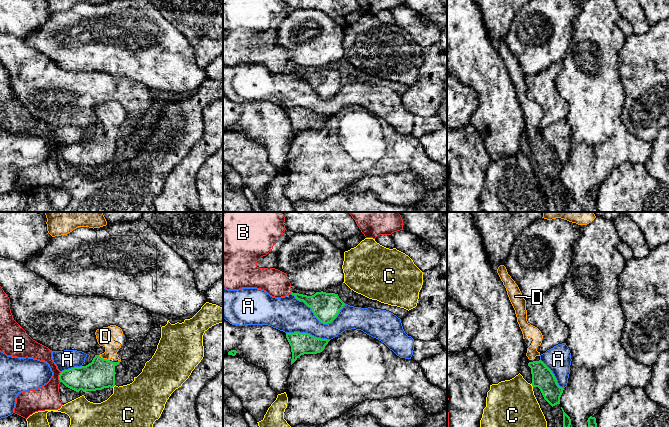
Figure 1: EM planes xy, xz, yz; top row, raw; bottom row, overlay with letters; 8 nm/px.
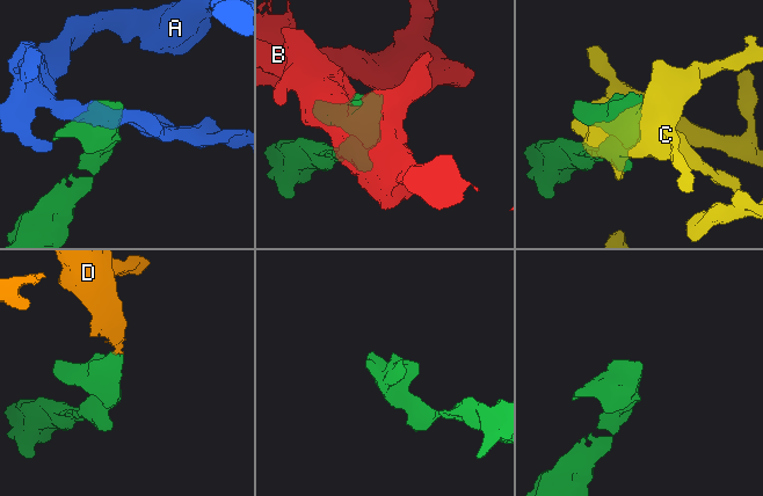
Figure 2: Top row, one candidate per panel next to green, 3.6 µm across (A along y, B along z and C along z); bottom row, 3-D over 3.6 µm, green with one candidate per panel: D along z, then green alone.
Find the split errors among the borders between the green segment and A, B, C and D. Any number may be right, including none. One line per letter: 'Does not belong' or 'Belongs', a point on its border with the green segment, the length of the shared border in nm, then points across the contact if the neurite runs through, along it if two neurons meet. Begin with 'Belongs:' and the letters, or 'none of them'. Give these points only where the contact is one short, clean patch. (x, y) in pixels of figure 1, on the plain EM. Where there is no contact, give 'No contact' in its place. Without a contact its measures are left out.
Belongs: D
A: Does not belong. Touches green at xz (318, 95). Shared border 460 nm
B: Does not belong. Touches green at xy (59, 153). Shared border 80 nm. Boundary: xy (61, 148), (59, 157)
C: Does not belong. Touches green at yz (532, 161). Shared border 40 nm
D: Belongs. Touches green at xy (104, 135). Shared border 100 nm. Path across: xy (100, 149), (101, 139), (104, 135), (108, 130), (105, 112)

